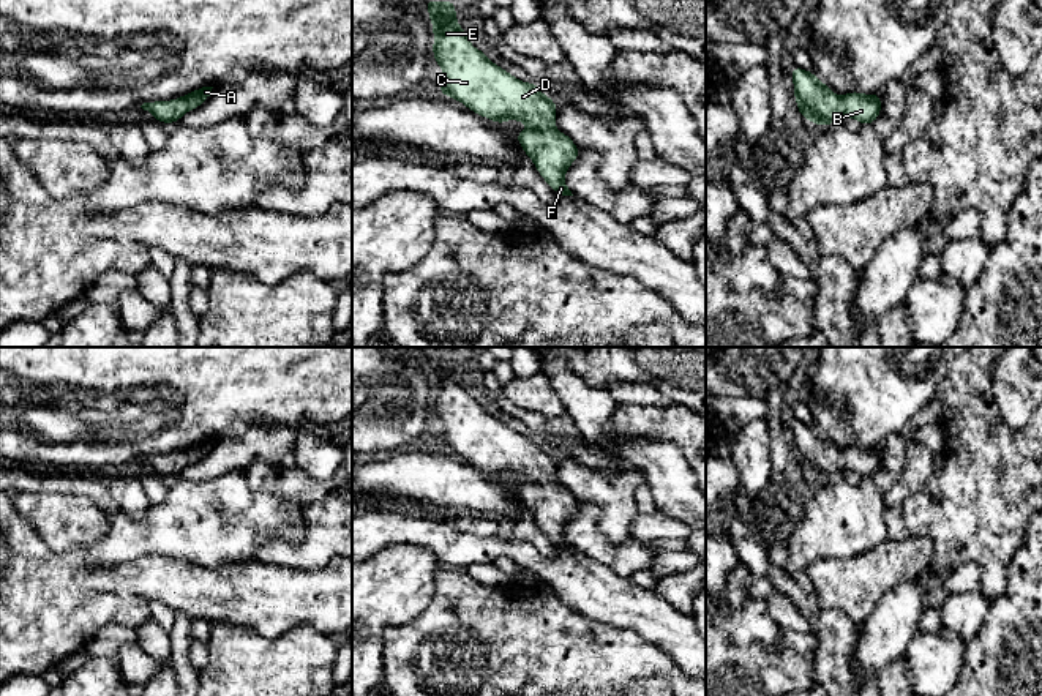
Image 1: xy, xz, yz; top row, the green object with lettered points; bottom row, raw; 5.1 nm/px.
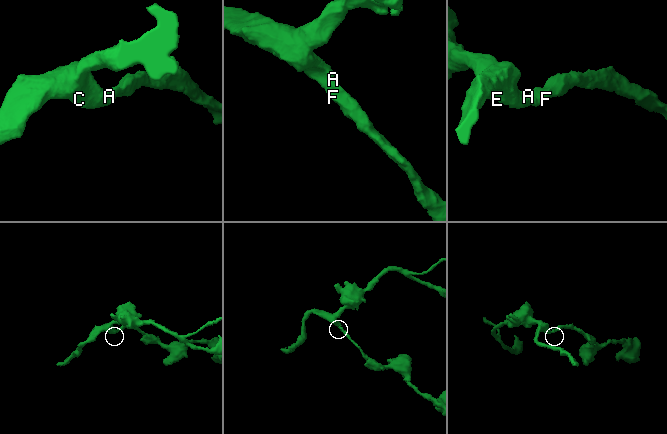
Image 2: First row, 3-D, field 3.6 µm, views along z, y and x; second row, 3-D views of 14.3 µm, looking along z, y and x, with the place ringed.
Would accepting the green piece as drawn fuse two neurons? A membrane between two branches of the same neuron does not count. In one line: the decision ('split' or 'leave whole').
leave whole

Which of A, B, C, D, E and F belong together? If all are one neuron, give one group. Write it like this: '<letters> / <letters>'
A B C D E F

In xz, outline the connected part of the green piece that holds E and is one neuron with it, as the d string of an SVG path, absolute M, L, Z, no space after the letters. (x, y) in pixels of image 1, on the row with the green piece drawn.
M425 0L429 21L433 24L433 55L434 62L444 71L444 82L439 87L439 93L461 101L469 110L504 125L507 120L519 120L530 128L519 133L516 140L523 147L526 156L534 161L537 172L543 180L559 194L573 196L564 181L564 175L573 161L579 156L576 144L554 128L557 106L548 95L538 90L538 84L529 84L516 79L504 68L493 63L485 52L474 47L467 38L467 33L456 21L456 5L452 0L433 2Z

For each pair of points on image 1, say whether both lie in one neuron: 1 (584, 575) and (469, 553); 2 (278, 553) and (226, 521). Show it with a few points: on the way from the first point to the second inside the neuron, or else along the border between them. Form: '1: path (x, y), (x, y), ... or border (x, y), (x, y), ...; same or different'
1: path (556, 572), (534, 562), (517, 550), (498, 550); same
2: border (300, 542), (289, 543), (270, 538), (250, 559); different

